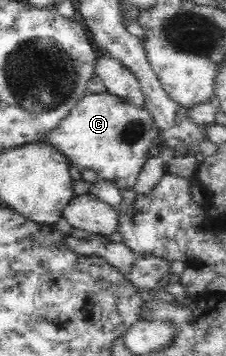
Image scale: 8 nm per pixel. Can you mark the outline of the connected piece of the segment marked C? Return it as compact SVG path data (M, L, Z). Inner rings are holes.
M105 91L83 95L56 127L49 134L43 135L37 144L57 150L66 157L69 164L75 164L81 169L89 168L99 179L111 181L120 189L135 186L139 172L147 161L149 142L153 142L160 133L154 118L145 108L129 106Z

